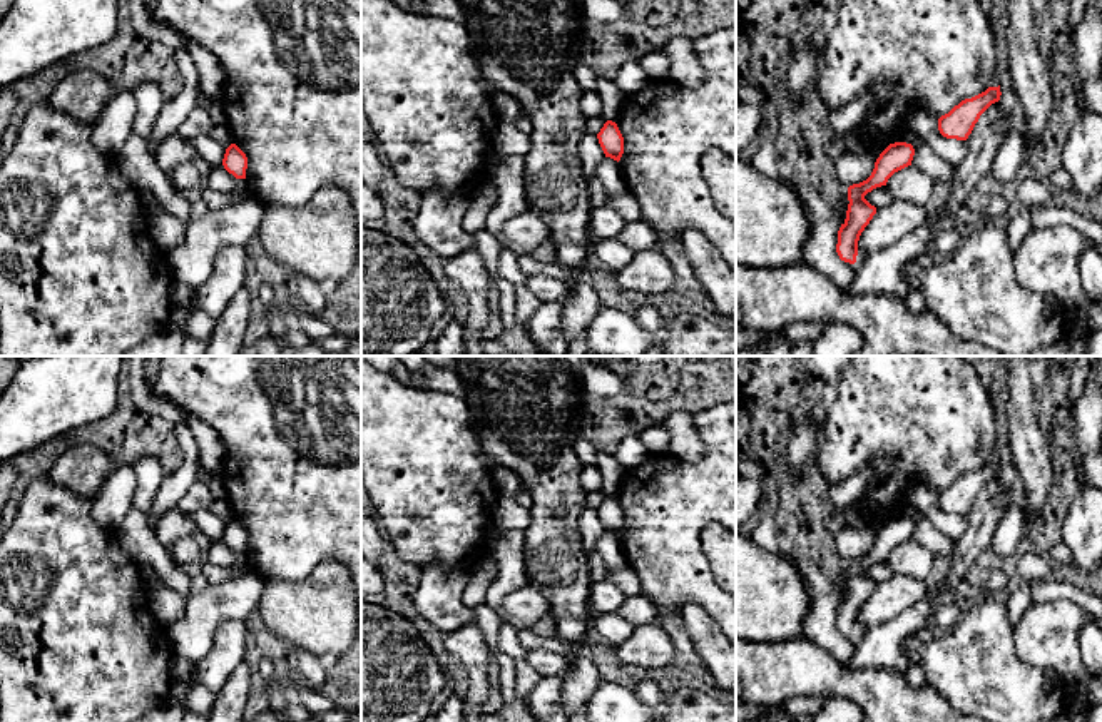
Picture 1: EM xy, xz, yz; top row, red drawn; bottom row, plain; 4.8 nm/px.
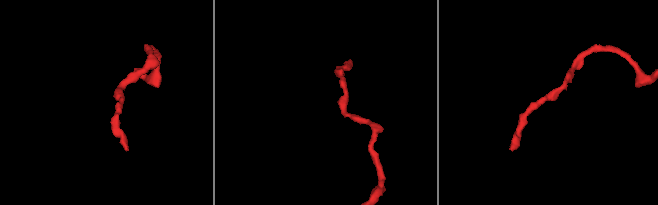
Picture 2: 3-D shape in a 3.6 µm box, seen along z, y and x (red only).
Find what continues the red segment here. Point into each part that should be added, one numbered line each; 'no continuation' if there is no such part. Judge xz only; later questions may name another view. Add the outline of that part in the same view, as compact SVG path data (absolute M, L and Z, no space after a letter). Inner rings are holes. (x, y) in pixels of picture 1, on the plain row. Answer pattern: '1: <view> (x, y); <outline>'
no continuation

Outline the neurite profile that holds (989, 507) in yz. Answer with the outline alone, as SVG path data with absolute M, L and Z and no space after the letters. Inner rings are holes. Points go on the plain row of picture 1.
M992 478L975 498L972 508L965 515L967 530L950 558L950 572L940 590L948 597L960 582L965 580L968 568L992 545L995 530L1008 506L1012 493L1002 485L1000 478Z

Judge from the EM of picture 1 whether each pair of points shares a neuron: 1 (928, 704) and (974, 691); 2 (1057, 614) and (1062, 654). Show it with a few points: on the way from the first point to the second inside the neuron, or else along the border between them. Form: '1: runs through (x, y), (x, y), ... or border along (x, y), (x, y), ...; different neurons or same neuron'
1: border along (925, 684), (947, 704); different neurons
2: runs through (1059, 624), (1066, 635), (1062, 644); same neuron

